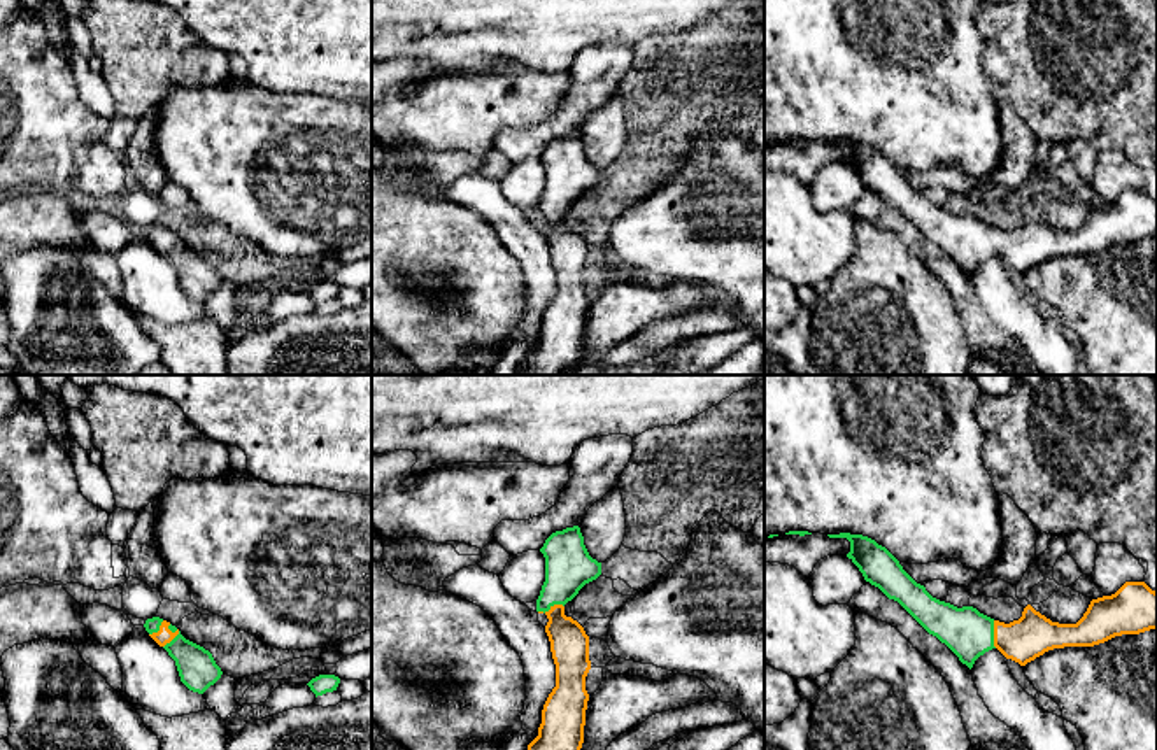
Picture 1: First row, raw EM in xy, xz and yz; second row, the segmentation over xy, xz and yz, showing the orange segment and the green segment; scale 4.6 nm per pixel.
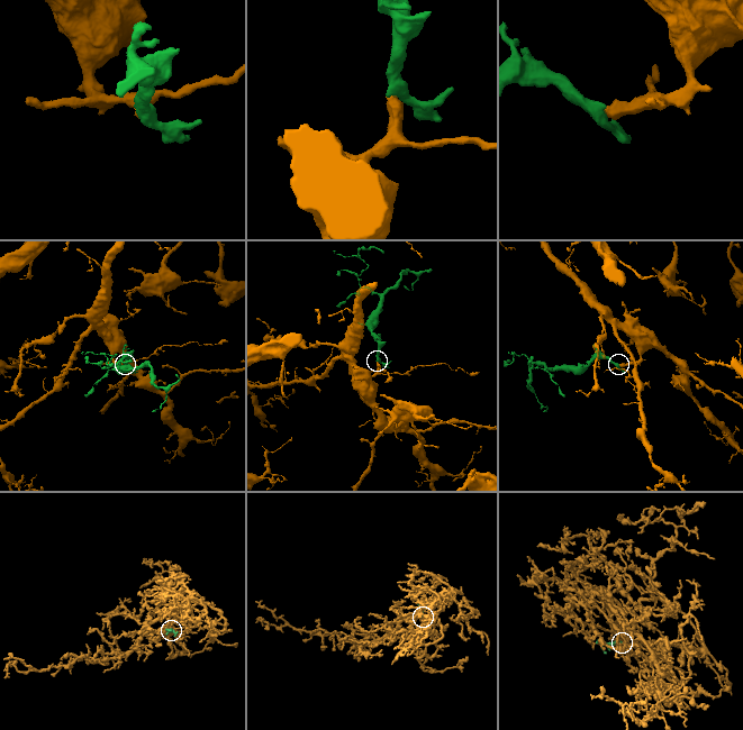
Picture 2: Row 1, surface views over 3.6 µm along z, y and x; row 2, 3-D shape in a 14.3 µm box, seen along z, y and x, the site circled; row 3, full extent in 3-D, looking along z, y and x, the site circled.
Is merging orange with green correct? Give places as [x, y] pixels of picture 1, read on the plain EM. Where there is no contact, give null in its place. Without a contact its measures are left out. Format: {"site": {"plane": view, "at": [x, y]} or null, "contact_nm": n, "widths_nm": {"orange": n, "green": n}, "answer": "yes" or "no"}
{"site": {"plane": "xy", "at": [174, 244]}, "contact_nm": 120, "widths_nm": {"orange": 70, "green": 180}, "answer": "yes"}

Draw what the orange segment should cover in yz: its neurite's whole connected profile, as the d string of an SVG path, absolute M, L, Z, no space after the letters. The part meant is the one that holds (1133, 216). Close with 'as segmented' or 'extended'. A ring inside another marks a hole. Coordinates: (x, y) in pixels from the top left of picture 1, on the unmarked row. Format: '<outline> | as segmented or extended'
M850 140L827 144L847 145L850 149L847 165L864 188L898 209L969 277L992 256L1026 273L1054 256L1094 254L1115 244L1157 237L1157 200L1145 189L1125 189L1115 202L1092 207L1076 231L1052 230L1031 212L1019 228L1004 231L973 214L957 216L933 205L885 154L868 144Z | extended

